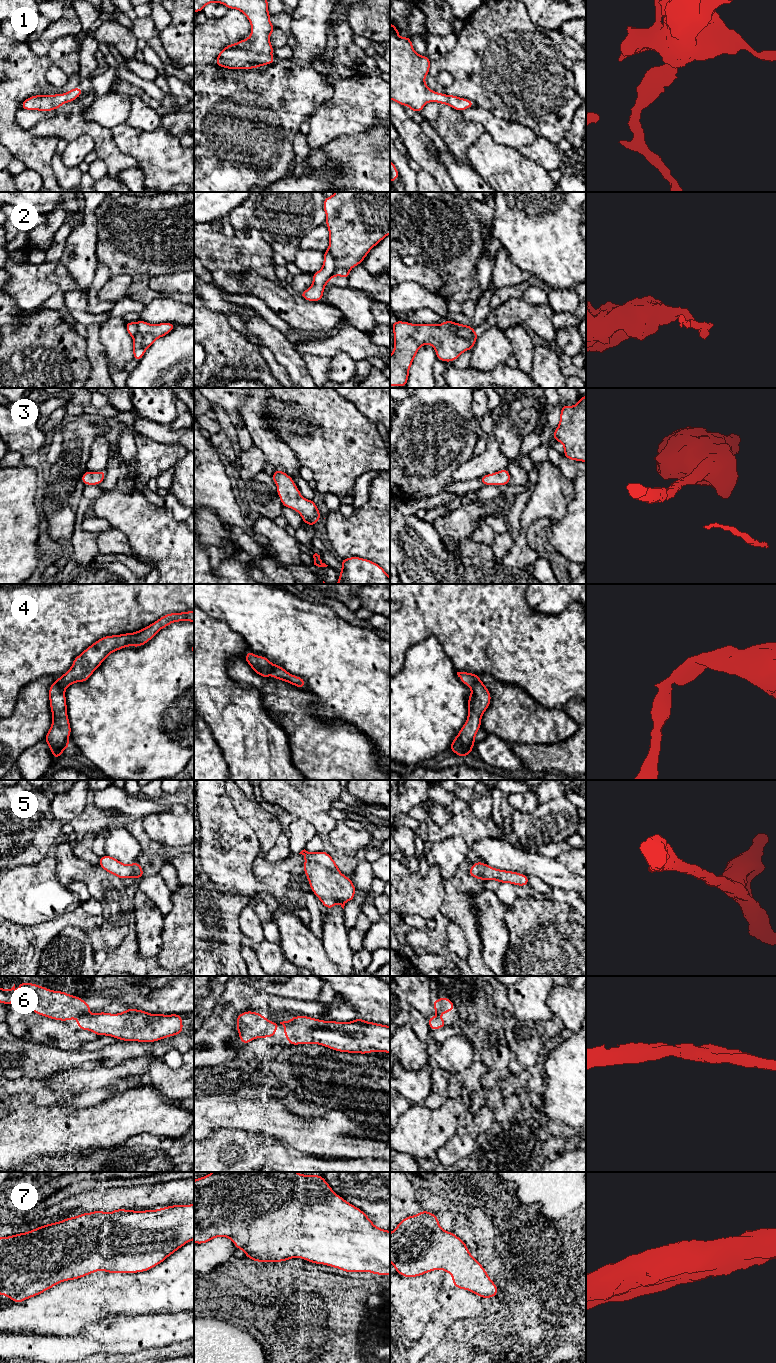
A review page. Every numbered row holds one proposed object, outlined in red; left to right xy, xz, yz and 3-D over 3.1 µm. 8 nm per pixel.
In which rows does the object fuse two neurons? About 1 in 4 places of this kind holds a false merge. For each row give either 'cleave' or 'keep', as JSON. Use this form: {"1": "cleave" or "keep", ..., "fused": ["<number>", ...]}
{"1": "keep", "2": "cleave", "3": "keep", "4": "keep", "5": "keep", "6": "keep", "7": "keep", "fused": ["2"]}

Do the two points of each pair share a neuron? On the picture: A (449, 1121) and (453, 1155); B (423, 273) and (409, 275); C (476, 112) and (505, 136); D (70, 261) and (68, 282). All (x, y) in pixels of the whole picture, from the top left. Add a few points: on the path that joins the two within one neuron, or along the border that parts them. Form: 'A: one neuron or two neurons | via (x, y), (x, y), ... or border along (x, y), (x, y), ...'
A: two neurons | border along (456, 1132), (436, 1152)
B: one neuron | via (420, 273), (412, 273)
C: one neuron | via (483, 116), (498, 129)
D: two neurons | border along (59, 262), (66, 268), (73, 281), (81, 289)

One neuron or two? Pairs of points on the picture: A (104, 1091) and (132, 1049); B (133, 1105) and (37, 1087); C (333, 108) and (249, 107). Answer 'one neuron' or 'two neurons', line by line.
A: two neurons
B: two neurons
C: two neurons

